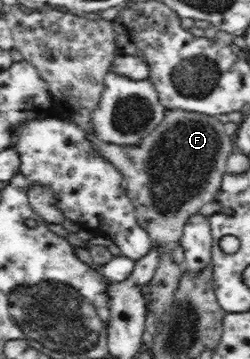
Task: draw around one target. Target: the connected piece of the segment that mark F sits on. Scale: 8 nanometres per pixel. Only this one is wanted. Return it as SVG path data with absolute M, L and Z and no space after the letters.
M164 111L163 121L149 135L141 138L136 146L129 148L121 145L103 144L103 140L99 139L95 133L86 133L87 139L93 142L102 153L105 153L105 158L113 166L118 169L118 172L125 177L130 195L133 202L135 214L138 220L138 225L149 233L154 245L162 246L160 251L162 254L159 258L157 269L151 283L153 308L159 314L159 324L165 323L166 309L170 306L173 293L177 289L179 277L183 271L182 265L175 264L171 258L171 253L175 251L175 245L180 243L185 225L192 216L199 213L200 209L216 199L217 191L219 191L224 181L224 175L227 171L227 162L229 157L234 153L233 140L228 138L224 133L223 124L216 116L201 117L202 113L185 112L185 111Z

